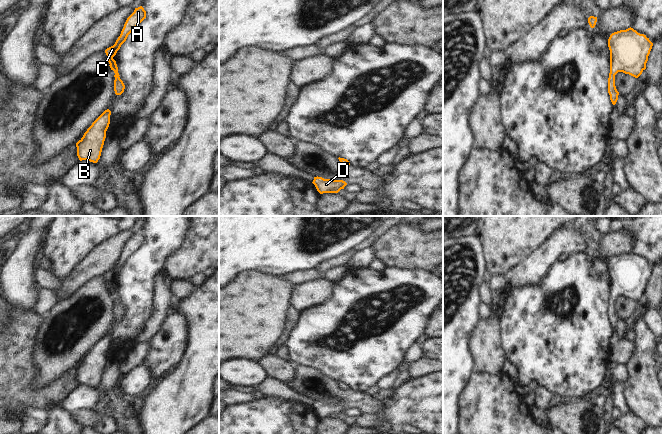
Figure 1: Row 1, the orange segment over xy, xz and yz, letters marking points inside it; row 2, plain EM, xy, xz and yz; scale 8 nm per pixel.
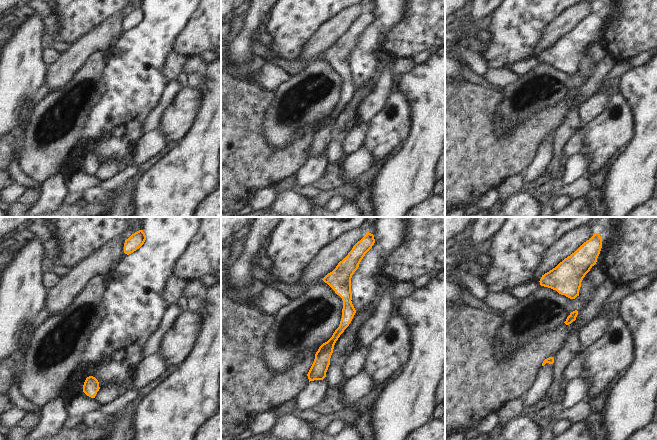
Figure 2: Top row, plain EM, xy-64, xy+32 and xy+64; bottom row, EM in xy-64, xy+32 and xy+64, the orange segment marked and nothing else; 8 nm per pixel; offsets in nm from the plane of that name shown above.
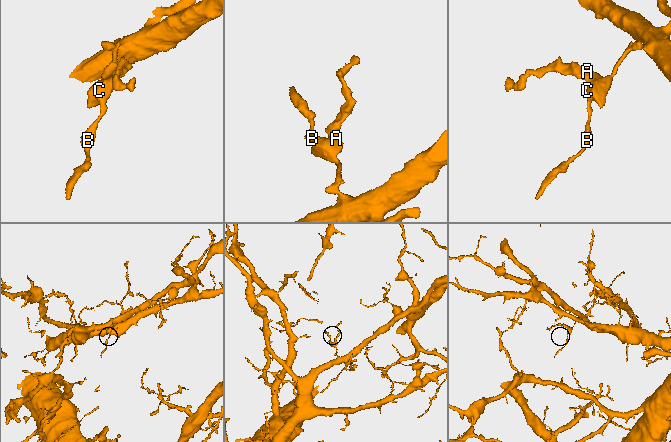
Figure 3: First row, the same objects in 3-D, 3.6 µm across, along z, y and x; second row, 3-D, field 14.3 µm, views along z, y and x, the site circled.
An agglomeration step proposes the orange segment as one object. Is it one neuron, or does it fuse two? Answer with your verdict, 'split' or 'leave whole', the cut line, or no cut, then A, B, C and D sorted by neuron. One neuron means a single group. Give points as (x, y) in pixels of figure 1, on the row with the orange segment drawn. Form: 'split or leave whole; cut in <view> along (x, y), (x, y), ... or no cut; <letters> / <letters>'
leave whole; no cut; A B C D

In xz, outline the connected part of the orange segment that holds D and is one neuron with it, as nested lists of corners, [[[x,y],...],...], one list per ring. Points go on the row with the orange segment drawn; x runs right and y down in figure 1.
[[[318,176],[314,177],[312,183],[315,185],[317,191],[320,194],[338,193],[341,189],[344,189],[344,187],[347,185],[347,183],[343,180],[330,180]]]

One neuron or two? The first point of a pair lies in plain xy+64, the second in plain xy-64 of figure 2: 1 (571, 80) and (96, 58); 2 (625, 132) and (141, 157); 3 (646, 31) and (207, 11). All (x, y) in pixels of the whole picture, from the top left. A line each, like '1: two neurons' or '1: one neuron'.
1: one neuron
2: two neurons
3: one neuron

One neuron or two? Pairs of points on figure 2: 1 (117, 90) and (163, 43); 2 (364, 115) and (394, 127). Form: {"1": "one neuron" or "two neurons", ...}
{"1": "one neuron", "2": "two neurons"}

